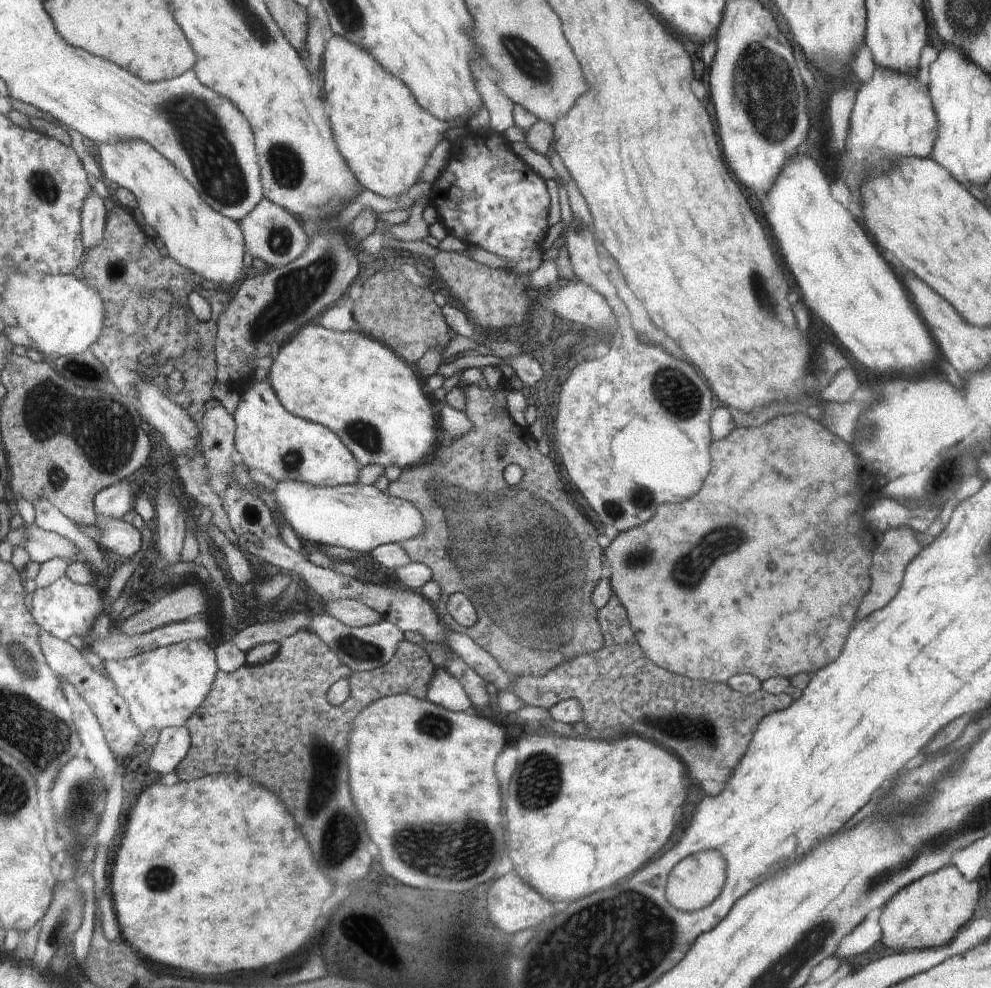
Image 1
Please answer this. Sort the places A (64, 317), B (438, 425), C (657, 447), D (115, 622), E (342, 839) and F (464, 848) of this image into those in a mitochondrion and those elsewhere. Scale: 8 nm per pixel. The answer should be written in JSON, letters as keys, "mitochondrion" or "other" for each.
{"A":"other","B":"other","C":"other","D":"other","E":"mitochondrion","F":"mitochondrion"}

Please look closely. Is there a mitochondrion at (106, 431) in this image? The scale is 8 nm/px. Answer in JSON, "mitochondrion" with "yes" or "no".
{"mitochondrion":"yes"}

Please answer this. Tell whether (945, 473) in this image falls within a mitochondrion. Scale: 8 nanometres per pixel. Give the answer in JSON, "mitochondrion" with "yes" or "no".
{"mitochondrion":"yes"}

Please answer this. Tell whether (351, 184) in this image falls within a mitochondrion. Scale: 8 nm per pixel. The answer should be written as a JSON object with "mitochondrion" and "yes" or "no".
{"mitochondrion":"no"}

